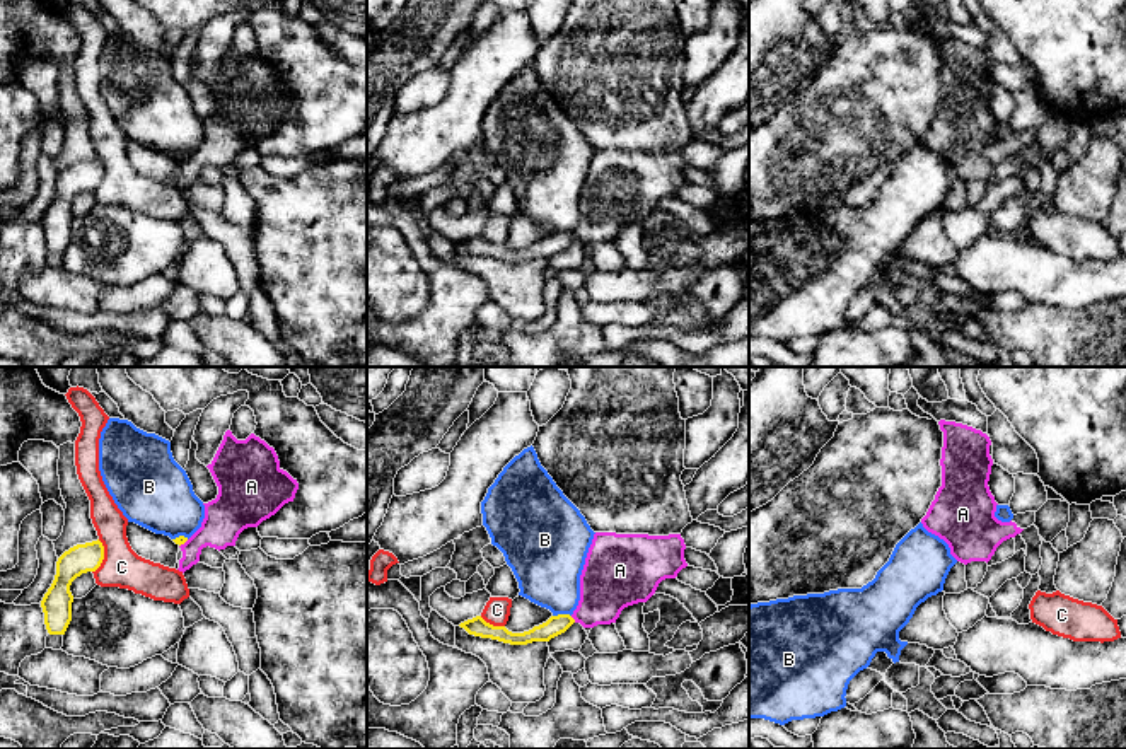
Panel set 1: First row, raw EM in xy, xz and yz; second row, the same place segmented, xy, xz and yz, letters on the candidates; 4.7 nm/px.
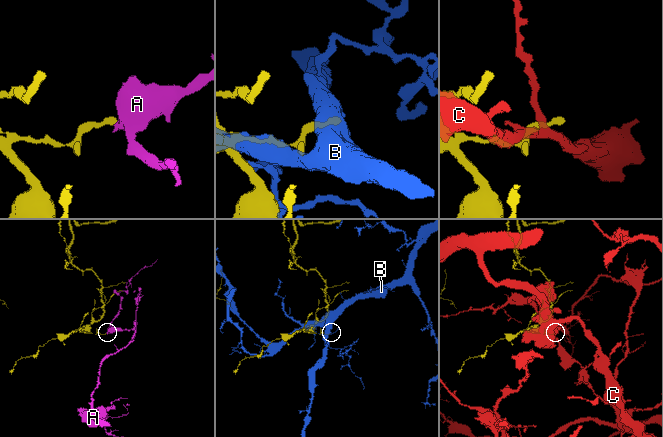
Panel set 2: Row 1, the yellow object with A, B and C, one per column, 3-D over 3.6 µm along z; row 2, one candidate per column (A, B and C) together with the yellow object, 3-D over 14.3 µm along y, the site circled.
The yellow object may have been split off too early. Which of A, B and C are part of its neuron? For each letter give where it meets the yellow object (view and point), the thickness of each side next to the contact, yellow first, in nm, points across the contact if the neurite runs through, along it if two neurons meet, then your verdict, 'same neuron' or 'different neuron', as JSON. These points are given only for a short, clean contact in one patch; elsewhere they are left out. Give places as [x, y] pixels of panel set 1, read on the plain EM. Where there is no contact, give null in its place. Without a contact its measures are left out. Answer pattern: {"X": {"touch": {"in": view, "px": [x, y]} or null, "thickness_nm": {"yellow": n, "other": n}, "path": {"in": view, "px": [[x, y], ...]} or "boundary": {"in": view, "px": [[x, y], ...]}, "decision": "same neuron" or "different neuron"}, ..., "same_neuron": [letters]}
{"A": {"touch": {"in": "xz", "px": [574, 238]}, "thickness_nm": {"yellow": 90, "other": 280}, "boundary": {"in": "xz", "px": [[570, 234], [575, 239]]}, "decision": "different neuron"}, "B": {"touch": {"in": "xz", "px": [562, 232]}, "thickness_nm": {"yellow": 90, "other": 320}, "decision": "different neuron"}, "C": {"touch": {"in": "xy", "px": [103, 174]}, "thickness_nm": {"yellow": 140, "other": 190}, "boundary": {"in": "xy", "px": [[99, 157], [103, 179], [92, 190]]}, "decision": "different neuron"}, "same_neuron": []}

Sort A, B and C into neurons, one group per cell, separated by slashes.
A / B / C

